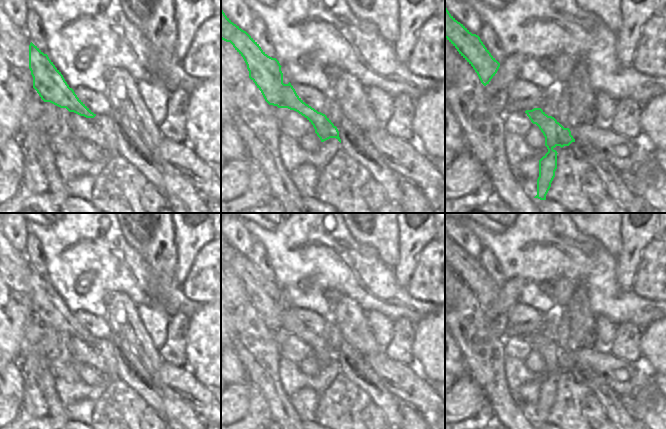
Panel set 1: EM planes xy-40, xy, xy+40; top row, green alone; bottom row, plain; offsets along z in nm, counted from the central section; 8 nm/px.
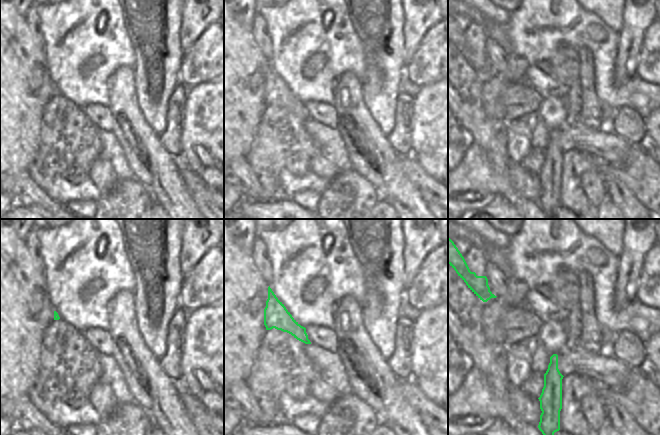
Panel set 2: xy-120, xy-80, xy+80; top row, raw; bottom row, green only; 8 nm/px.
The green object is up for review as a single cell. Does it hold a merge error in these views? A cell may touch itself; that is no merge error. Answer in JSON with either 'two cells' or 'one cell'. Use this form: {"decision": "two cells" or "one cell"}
{"decision": "one cell"}

